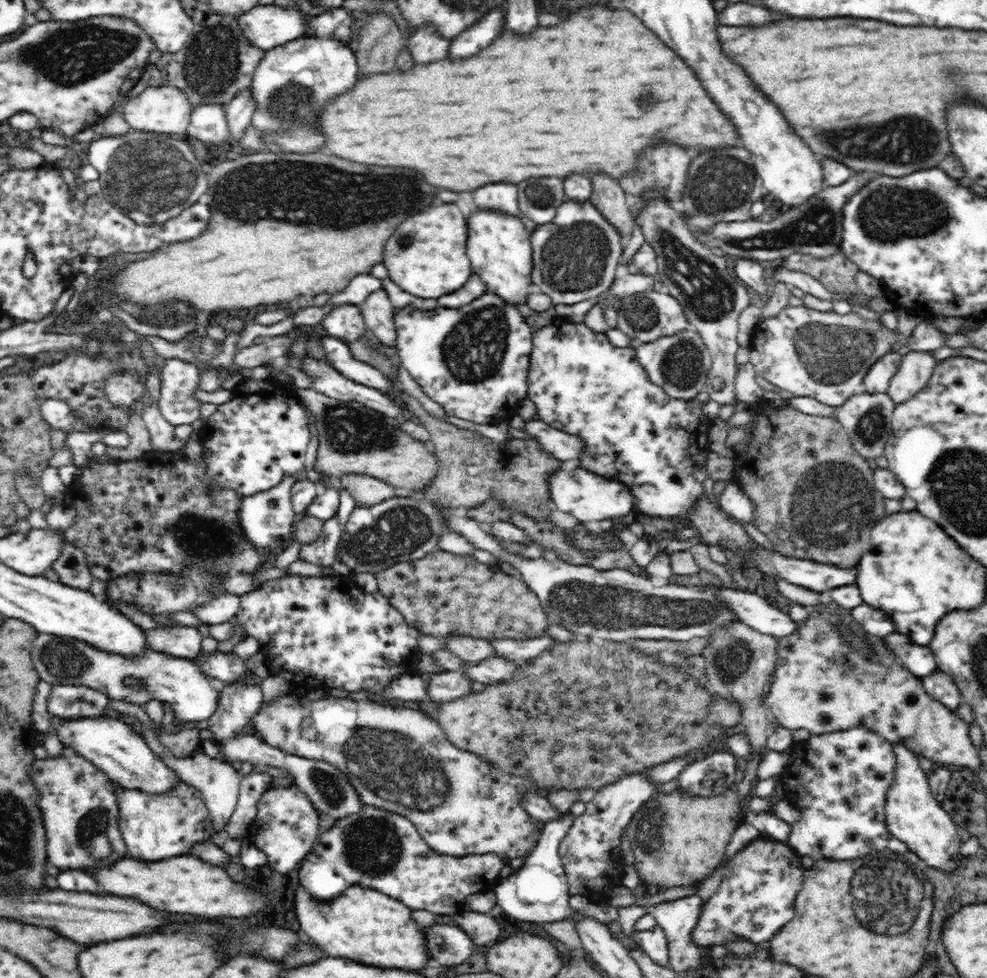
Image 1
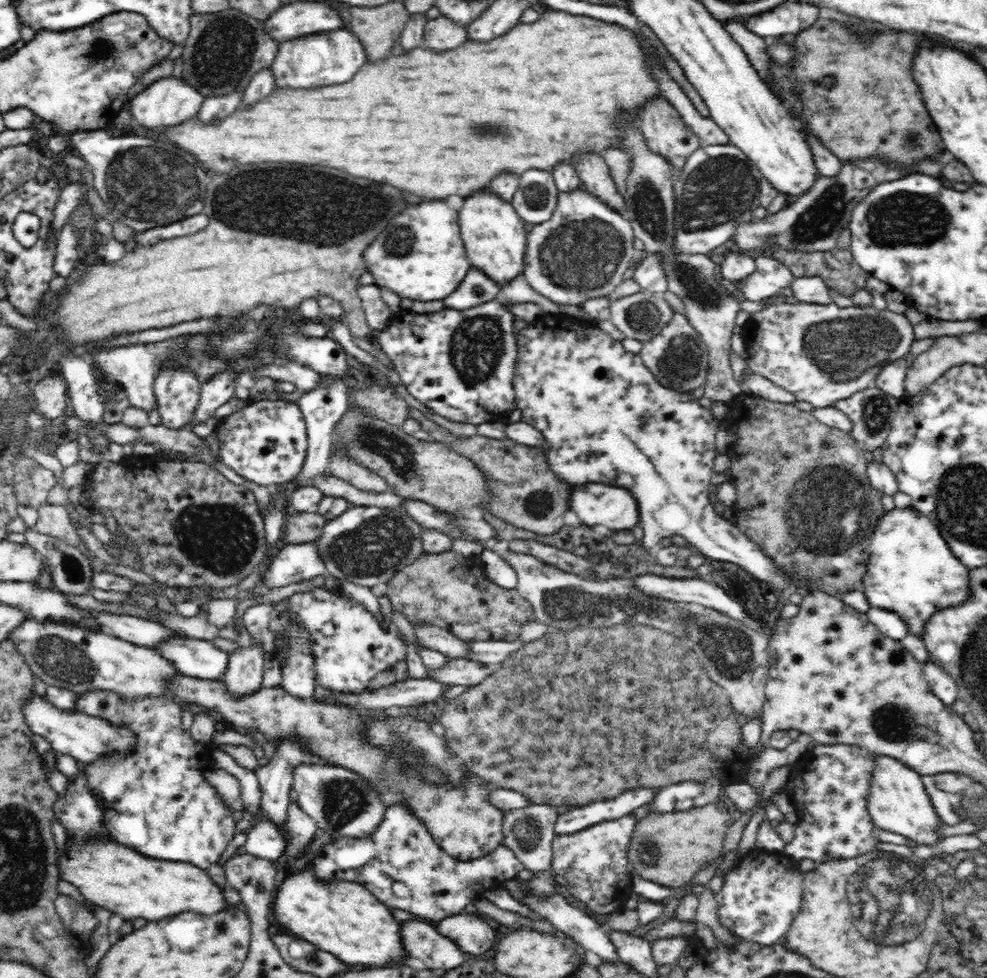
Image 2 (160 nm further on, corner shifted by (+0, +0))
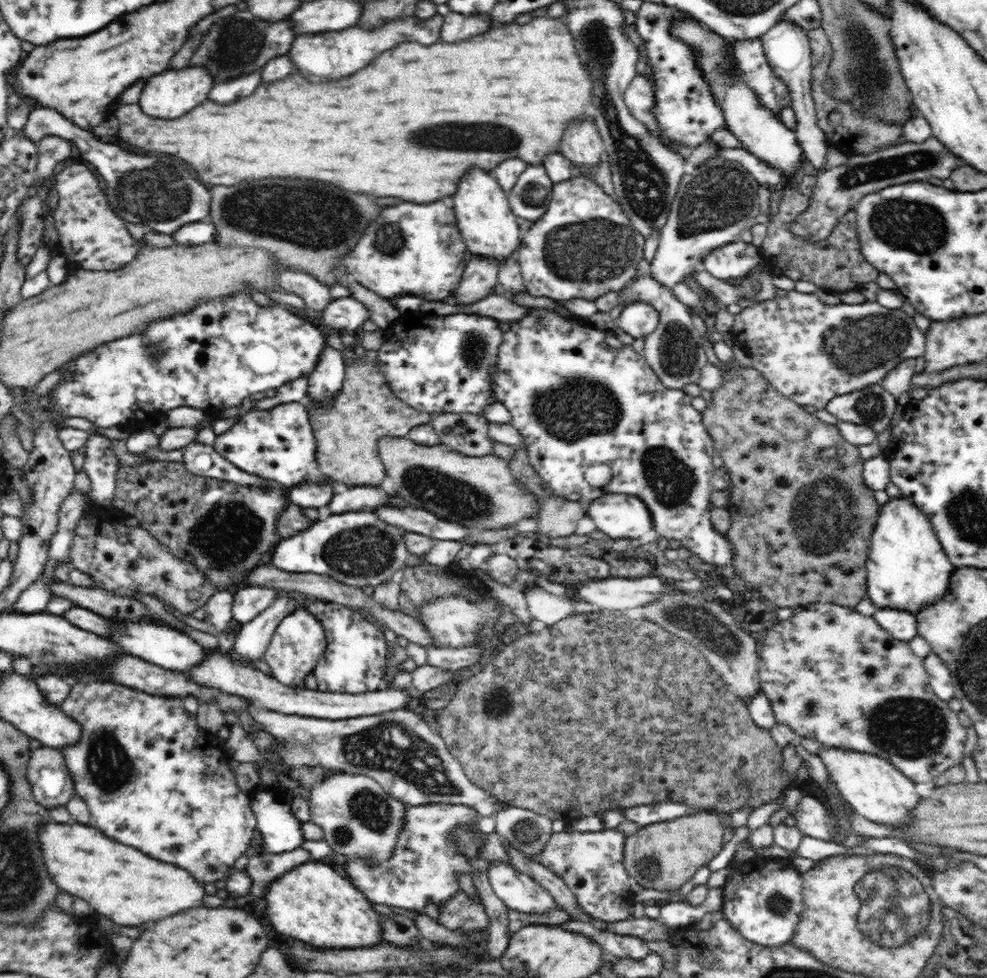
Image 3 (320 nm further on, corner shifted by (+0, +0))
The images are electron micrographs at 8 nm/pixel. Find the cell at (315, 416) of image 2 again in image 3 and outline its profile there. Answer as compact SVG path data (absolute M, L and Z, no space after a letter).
M326 345L315 369L308 375L306 398L315 402L330 402L342 388L344 380L344 358L338 349Z

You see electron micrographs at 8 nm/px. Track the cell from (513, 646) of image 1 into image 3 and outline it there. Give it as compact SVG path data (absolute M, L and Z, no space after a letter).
M458 647L458 648L427 648L426 664L435 666L442 671L456 673L460 668L474 666L479 661L482 650L480 647Z

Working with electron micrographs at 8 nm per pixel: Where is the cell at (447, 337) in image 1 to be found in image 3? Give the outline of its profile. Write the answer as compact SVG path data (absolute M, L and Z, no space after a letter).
M421 310L413 314L404 314L384 331L386 339L379 348L377 360L382 376L390 387L392 394L411 406L430 415L446 414L480 414L486 404L494 402L491 381L496 366L496 354L503 344L503 332L495 318L476 316L467 312L455 315L434 315Z

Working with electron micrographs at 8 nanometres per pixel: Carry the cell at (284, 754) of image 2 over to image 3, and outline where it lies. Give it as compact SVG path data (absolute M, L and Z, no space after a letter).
M254 704L246 709L253 720L277 740L277 754L287 766L319 764L331 770L367 775L380 783L392 798L408 806L458 803L474 808L484 817L494 816L507 808L469 780L461 764L448 751L441 735L434 734L430 726L410 709L398 708L384 714L346 720L285 715Z

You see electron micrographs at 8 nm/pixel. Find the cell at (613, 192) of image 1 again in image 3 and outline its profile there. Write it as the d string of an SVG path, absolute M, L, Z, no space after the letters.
M584 118L584 122L572 122L564 142L560 142L560 152L573 167L592 169L605 156L605 148L594 122Z

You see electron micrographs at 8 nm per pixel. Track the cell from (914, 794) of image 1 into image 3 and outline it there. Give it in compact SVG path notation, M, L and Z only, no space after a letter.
M825 746L818 750L817 756L821 758L832 781L836 782L844 800L860 816L876 824L902 824L910 818L912 808L919 804L921 797L916 793L915 783L885 758Z

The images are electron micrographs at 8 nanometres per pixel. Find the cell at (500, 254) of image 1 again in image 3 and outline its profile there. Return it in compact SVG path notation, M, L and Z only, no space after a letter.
M472 170L472 174L468 174L464 182L460 182L460 190L456 190L452 200L458 228L465 245L474 256L485 257L498 264L504 258L515 255L522 231L518 227L517 216L510 208L507 191L498 184L494 176L484 170Z

